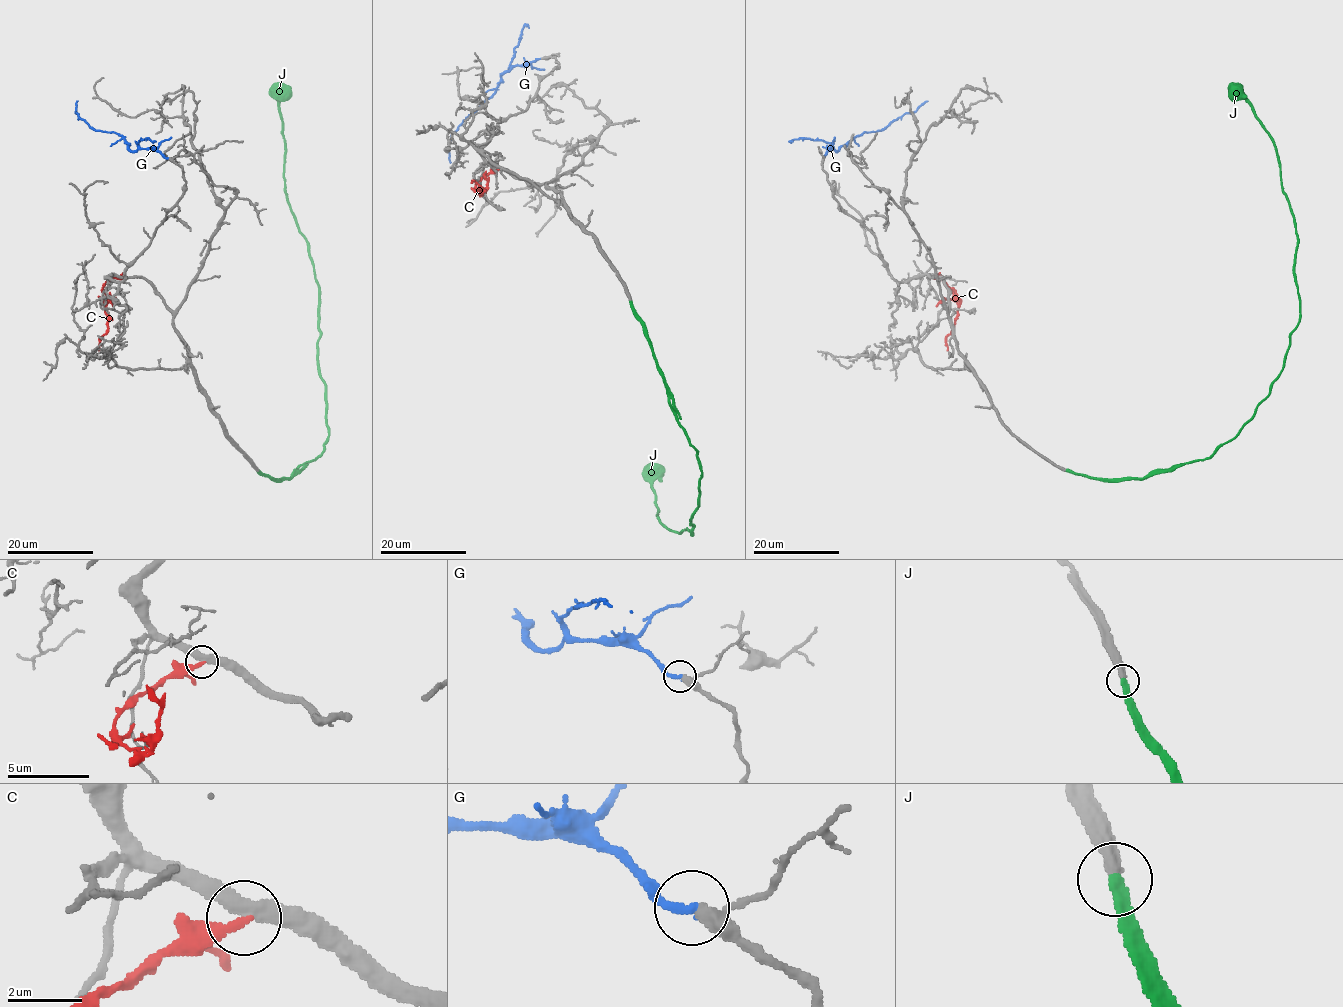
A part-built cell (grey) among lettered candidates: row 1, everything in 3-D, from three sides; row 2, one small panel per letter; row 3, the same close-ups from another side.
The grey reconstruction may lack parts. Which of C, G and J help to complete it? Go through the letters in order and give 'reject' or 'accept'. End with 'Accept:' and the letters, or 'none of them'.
C: reject
G: accept
J: accept
Accept: G, J

